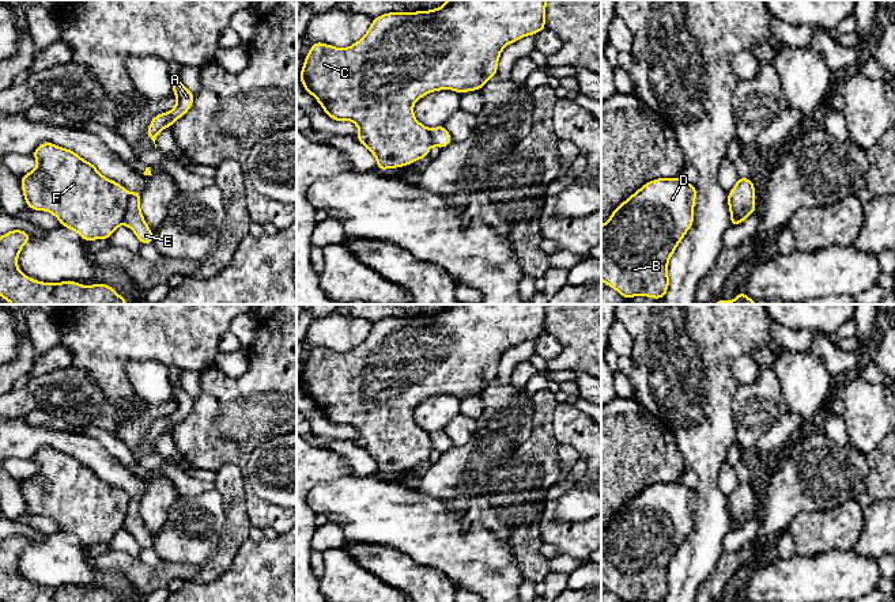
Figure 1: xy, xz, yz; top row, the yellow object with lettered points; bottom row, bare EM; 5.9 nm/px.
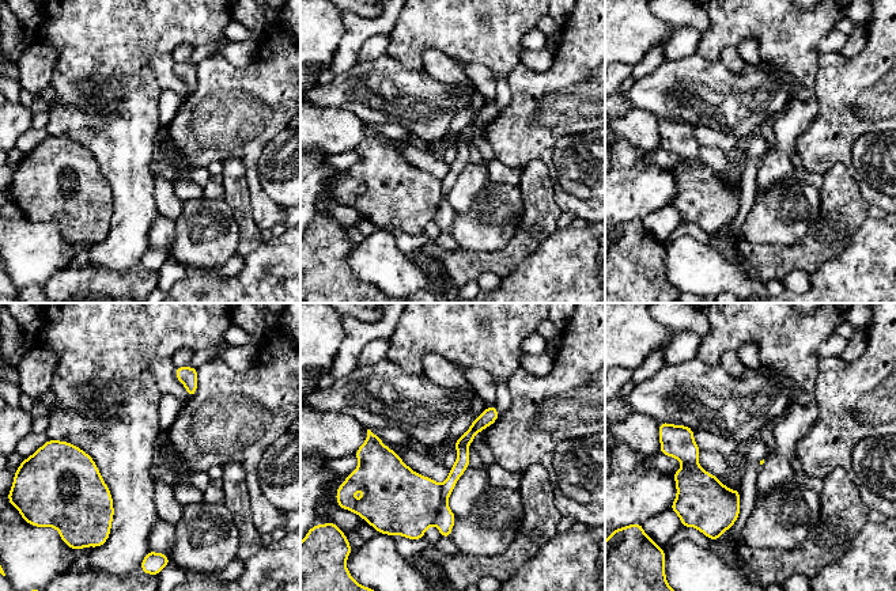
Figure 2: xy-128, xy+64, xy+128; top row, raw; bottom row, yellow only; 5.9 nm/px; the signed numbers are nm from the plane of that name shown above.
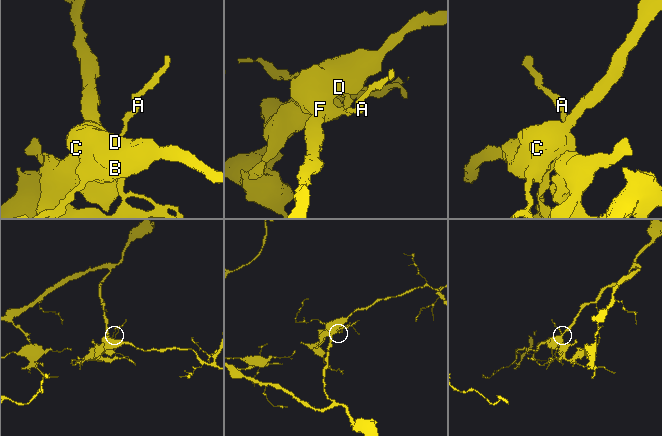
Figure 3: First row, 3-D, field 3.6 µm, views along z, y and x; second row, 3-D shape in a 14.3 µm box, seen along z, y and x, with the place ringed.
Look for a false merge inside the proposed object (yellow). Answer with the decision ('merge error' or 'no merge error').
merge error

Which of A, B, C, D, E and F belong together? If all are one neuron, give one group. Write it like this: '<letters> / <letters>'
A E / B C D F

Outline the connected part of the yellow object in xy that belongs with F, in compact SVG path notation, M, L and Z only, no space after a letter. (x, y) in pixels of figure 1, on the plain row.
M42 447L31 458L37 470L20 481L22 496L27 511L50 516L61 531L76 535L84 546L109 544L124 527L131 497L121 489L103 481L97 472L82 463L72 454L53 447Z

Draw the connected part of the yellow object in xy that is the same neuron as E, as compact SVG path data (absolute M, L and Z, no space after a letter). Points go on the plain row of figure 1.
M141 496L131 497L124 529L133 535L140 548L148 549L154 546L154 541L152 534L147 530L144 520L141 518L140 501Z

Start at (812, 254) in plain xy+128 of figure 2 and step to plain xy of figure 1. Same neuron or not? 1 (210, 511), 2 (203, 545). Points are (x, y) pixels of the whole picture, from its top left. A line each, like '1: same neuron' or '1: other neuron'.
1: other neuron
2: other neuron

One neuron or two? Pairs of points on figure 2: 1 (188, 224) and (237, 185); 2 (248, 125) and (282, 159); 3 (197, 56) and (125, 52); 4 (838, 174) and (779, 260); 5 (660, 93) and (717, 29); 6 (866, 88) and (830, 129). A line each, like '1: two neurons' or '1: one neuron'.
1: two neurons
2: two neurons
3: two neurons
4: one neuron
5: two neurons
6: one neuron

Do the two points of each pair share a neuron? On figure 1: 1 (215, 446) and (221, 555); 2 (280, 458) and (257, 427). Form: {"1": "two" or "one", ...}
{"1": "two", "2": "two"}

